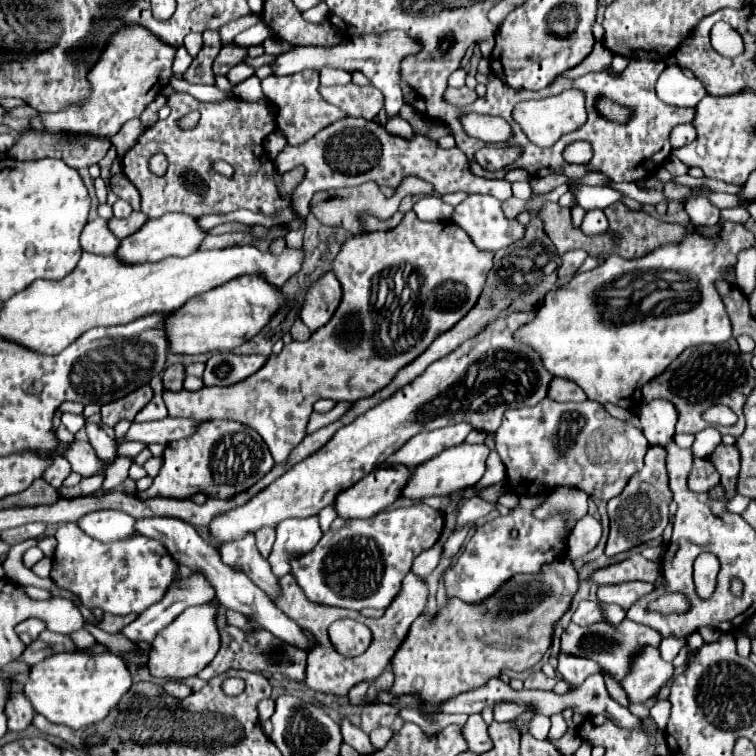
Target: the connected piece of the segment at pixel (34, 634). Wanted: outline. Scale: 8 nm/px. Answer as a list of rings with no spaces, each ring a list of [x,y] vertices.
[[[28,618],[28,620],[22,620],[20,624],[16,624],[16,634],[20,636],[20,640],[24,644],[30,644],[32,640],[38,638],[38,634],[44,628],[46,628],[46,624],[40,618]]]

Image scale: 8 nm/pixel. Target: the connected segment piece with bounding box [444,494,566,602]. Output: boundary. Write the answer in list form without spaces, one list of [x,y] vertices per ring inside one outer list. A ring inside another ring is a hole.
[[[546,494],[536,498],[520,498],[520,506],[510,512],[510,516],[498,516],[492,522],[476,528],[474,536],[466,542],[456,564],[444,574],[448,596],[456,596],[464,602],[480,602],[488,594],[496,592],[502,582],[518,572],[538,572],[542,564],[558,556],[558,548],[564,544],[564,516],[552,516],[548,520],[534,520],[532,510],[546,498]],[[516,528],[518,536],[510,538],[510,530]]]

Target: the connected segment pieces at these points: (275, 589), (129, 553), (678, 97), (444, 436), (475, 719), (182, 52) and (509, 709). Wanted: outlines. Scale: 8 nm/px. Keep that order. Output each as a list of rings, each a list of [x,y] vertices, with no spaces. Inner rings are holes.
[[[242,538],[240,542],[230,542],[228,546],[220,548],[220,558],[226,566],[240,568],[260,590],[268,594],[268,598],[276,600],[282,594],[278,578],[272,574],[270,564],[258,552],[252,538]]]
[[[62,524],[56,532],[56,540],[58,546],[52,558],[50,580],[58,588],[76,594],[90,610],[100,608],[110,614],[140,614],[166,594],[178,568],[156,540],[140,534],[124,542],[102,544],[84,534],[78,524]]]
[[[668,66],[660,74],[660,80],[656,82],[656,94],[666,104],[674,104],[674,106],[696,106],[698,100],[702,100],[706,96],[706,90],[704,90],[704,86],[702,86],[700,80],[686,78],[678,66]],[[668,70],[674,70],[674,72],[666,74]]]
[[[466,422],[450,424],[448,428],[438,428],[432,432],[416,434],[416,438],[410,438],[400,450],[396,450],[392,456],[388,456],[388,466],[418,466],[420,462],[430,460],[432,456],[440,454],[442,450],[450,446],[458,446],[464,442],[464,438],[470,434],[470,426]]]
[[[472,714],[468,718],[468,722],[462,726],[462,734],[468,744],[468,750],[474,754],[482,754],[492,748],[492,742],[488,738],[488,726],[480,718],[480,714]]]
[[[184,46],[176,48],[176,58],[174,58],[174,74],[184,74],[188,66],[190,66],[190,54],[186,52],[186,48],[184,48]]]
[[[500,702],[494,706],[494,720],[496,722],[504,722],[504,720],[516,720],[518,714],[522,714],[524,710],[514,704],[514,702]]]

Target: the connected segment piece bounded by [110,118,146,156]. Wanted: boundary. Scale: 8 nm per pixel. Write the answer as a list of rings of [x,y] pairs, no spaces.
[[[132,118],[132,120],[128,120],[126,124],[122,124],[120,132],[118,132],[116,136],[112,136],[110,142],[116,146],[118,154],[122,156],[128,148],[132,148],[132,146],[136,144],[136,140],[144,134],[144,130],[146,130],[146,128],[140,124],[140,118]]]

